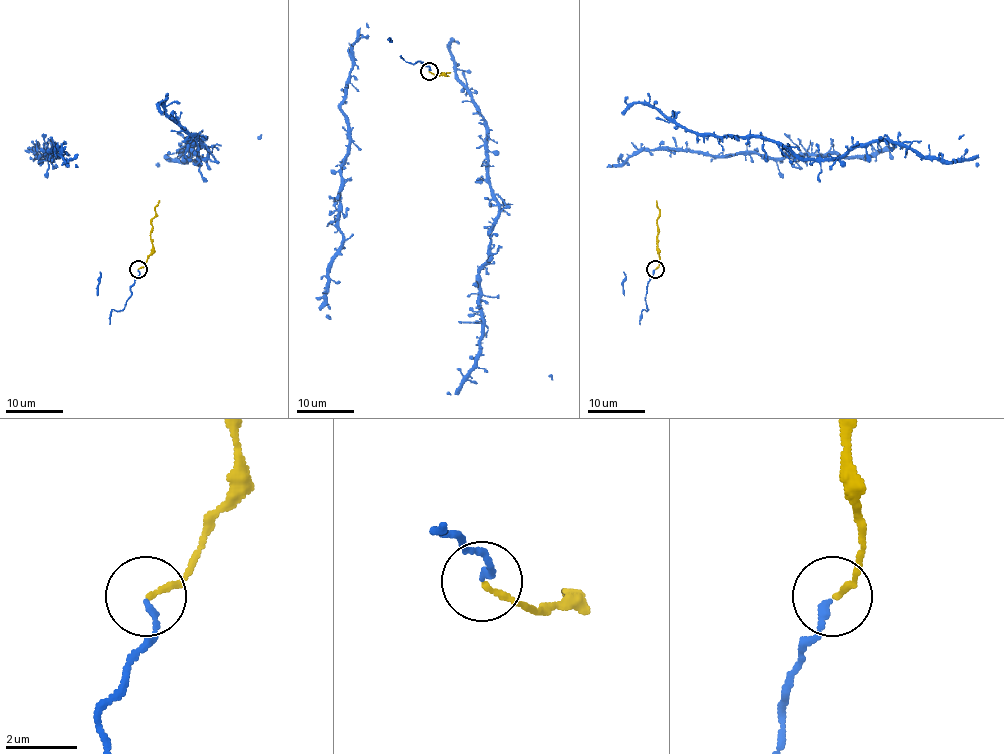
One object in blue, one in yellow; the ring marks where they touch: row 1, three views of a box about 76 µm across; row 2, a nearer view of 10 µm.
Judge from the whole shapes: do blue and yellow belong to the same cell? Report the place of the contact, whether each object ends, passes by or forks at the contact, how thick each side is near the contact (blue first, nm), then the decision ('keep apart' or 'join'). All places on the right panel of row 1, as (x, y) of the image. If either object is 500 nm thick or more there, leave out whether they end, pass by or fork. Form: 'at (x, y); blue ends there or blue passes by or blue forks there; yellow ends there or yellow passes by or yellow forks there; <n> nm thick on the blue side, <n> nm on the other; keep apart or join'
at (655, 269); blue ends there; yellow ends there; 170 nm thick on the blue side, 140 nm on the other; join

